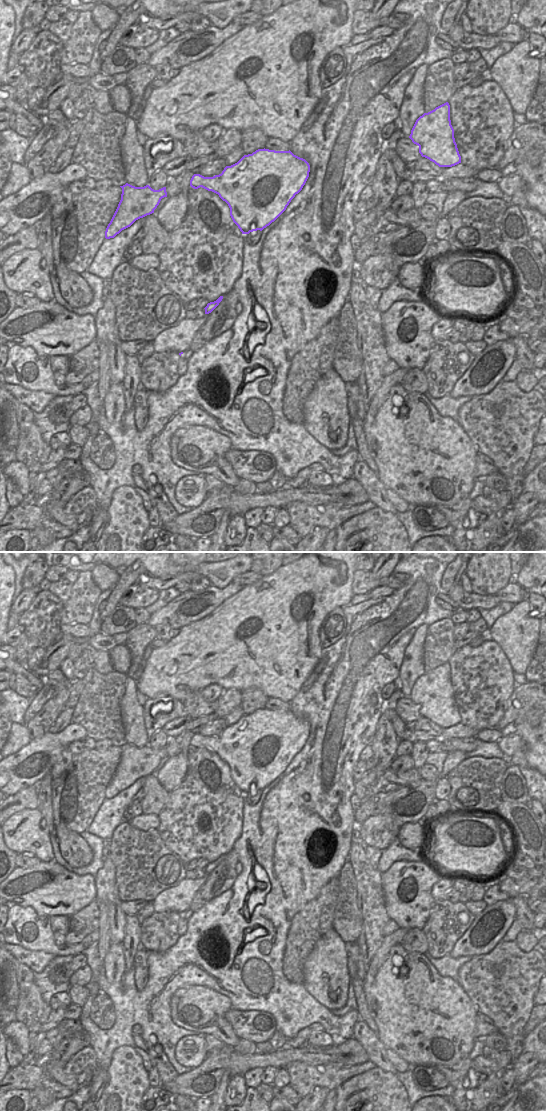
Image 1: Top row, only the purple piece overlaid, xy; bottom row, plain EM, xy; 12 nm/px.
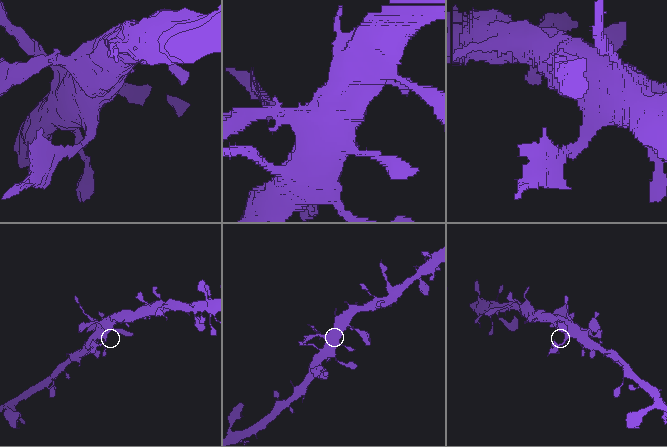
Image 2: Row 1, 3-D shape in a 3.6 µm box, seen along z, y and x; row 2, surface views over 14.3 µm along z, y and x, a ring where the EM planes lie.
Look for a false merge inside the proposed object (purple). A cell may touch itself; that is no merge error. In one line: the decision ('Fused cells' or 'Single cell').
Fused cells.

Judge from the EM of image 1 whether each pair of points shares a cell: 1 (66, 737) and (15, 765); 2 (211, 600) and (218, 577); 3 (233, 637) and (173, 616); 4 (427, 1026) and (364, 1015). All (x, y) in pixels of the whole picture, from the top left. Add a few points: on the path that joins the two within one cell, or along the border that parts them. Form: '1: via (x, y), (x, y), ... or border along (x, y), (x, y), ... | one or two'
1: via (53, 745), (44, 751), (39, 751), (28, 762) | one
2: border along (231, 581), (223, 588), (211, 585) | two
3: border along (212, 611), (179, 629) | two
4: border along (364, 993), (366, 1008), (377, 1028), (377, 1033) | two

